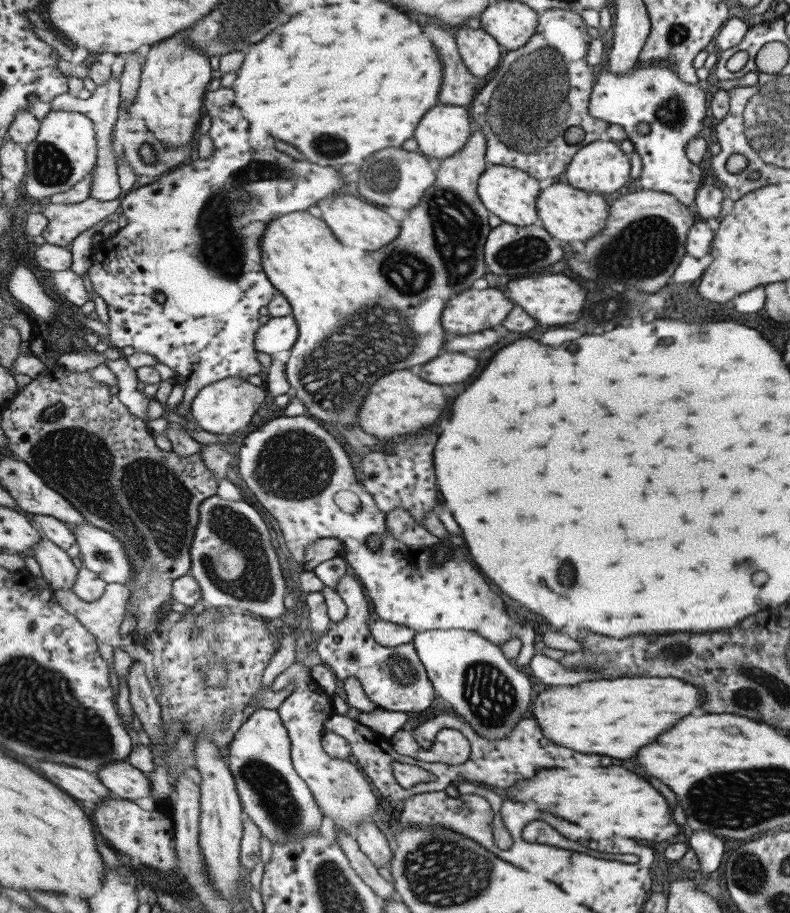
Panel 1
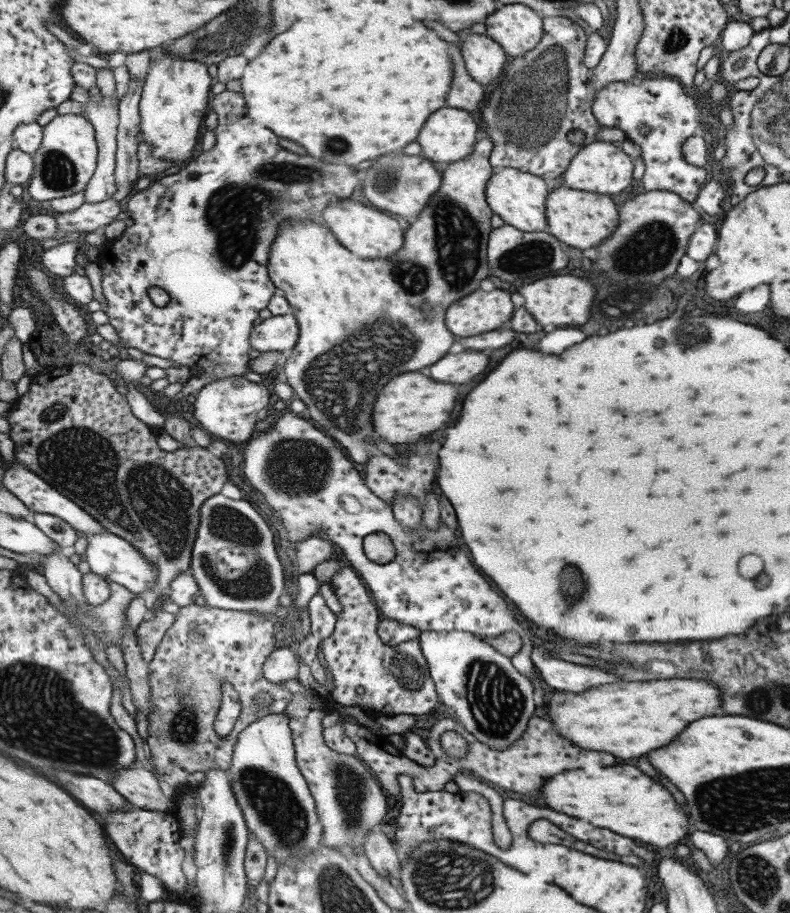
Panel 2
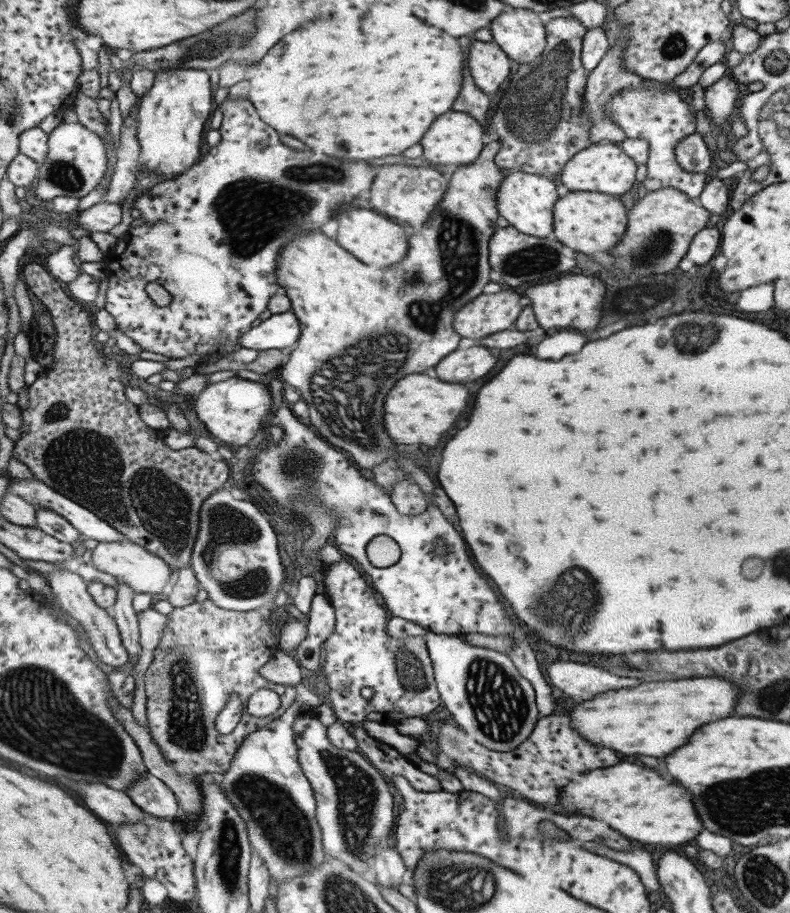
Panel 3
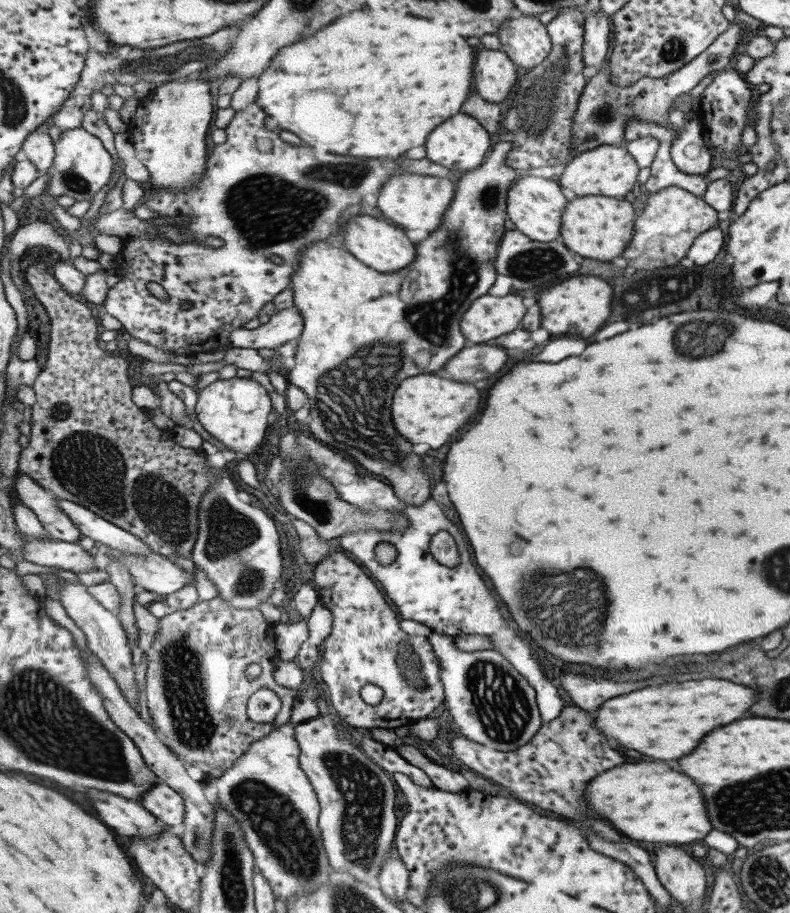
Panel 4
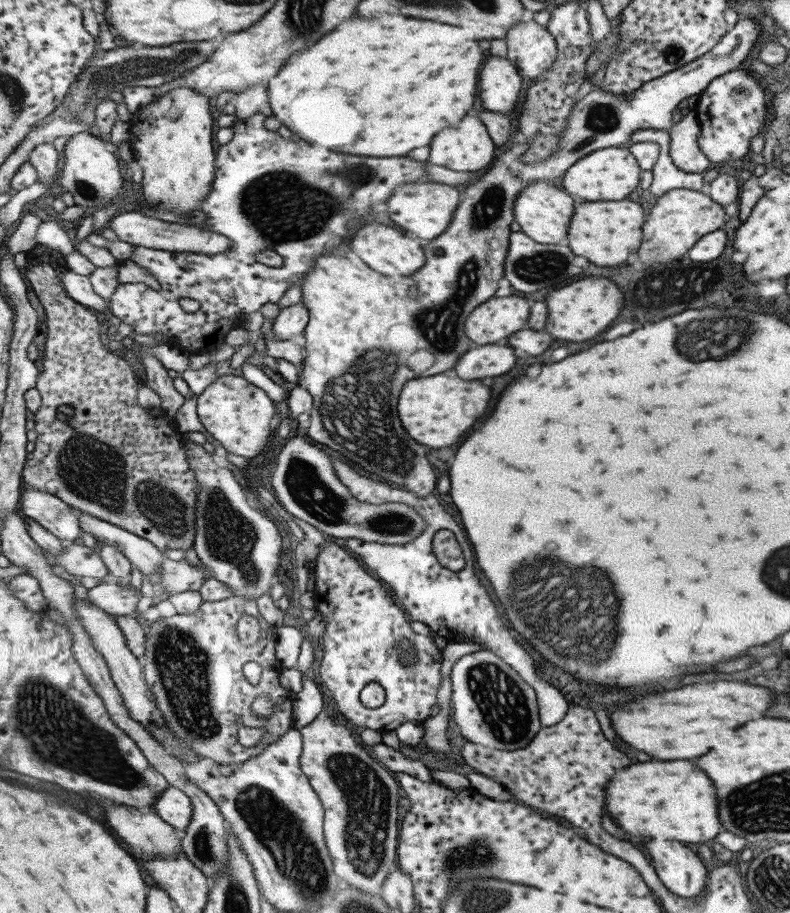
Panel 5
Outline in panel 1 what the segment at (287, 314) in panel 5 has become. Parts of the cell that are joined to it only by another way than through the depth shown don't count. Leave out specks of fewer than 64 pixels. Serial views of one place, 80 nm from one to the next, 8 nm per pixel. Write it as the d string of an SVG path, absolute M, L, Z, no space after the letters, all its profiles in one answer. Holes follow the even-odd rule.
M293 315L270 317L256 334L256 349L269 355L292 350L300 330Z

